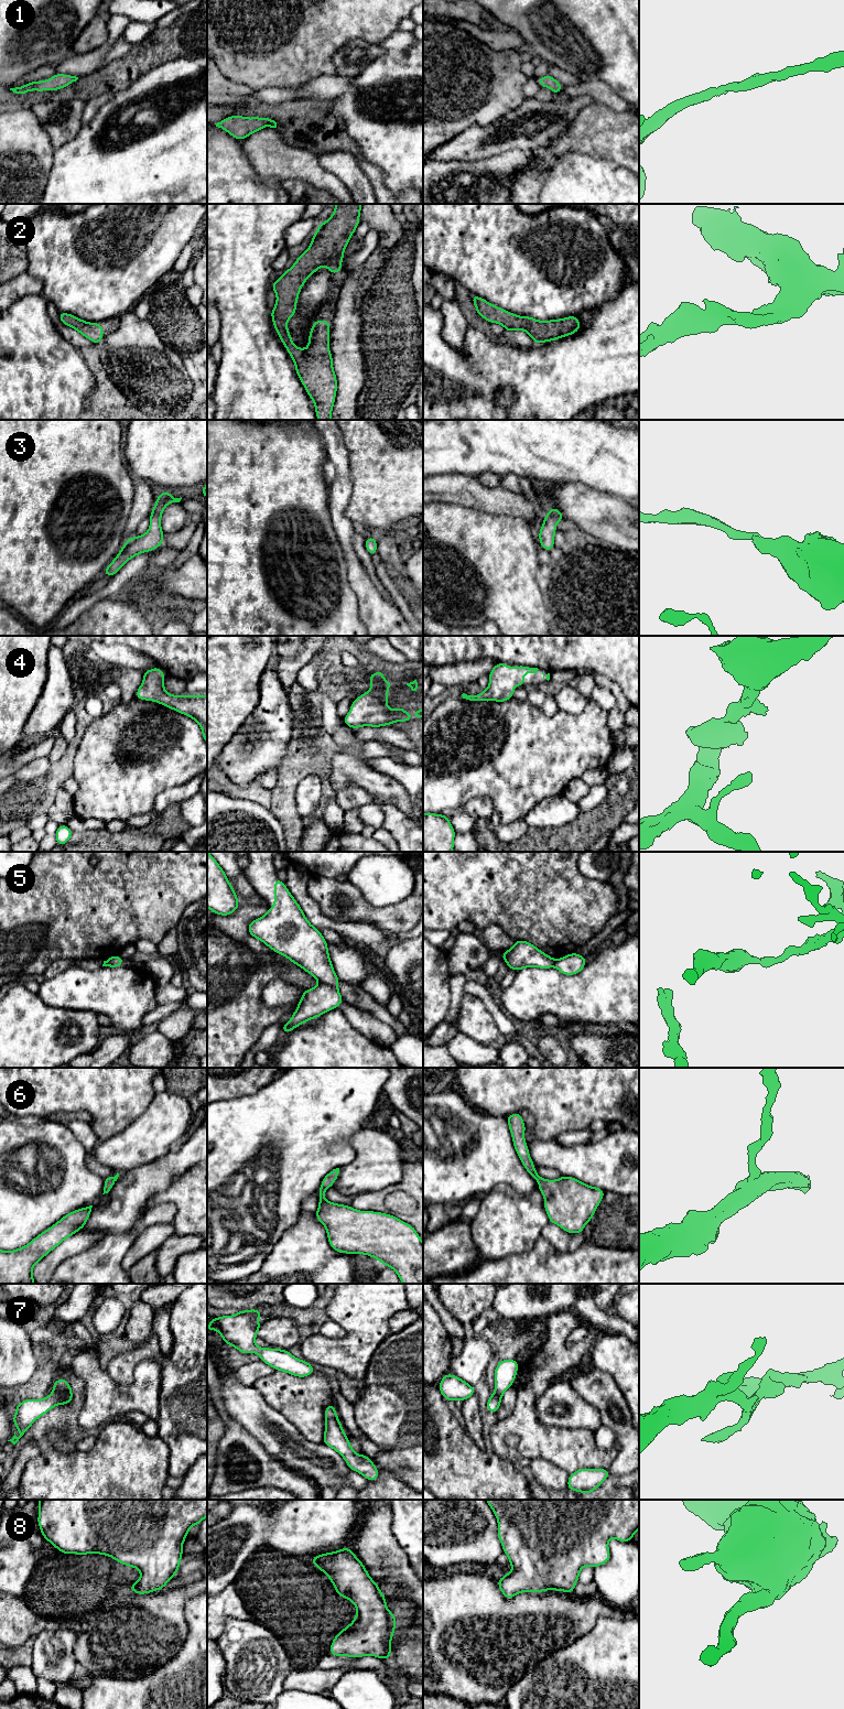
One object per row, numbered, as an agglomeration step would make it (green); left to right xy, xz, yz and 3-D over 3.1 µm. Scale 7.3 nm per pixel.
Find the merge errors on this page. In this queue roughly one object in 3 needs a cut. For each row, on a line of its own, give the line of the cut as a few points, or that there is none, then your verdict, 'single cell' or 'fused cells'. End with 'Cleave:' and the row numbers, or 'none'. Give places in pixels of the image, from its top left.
1: no cut; single cell
2: no cut; single cell
3: no cut; single cell
4: no cut; single cell
5: cut in xz along (320, 982), (336, 987); fused cells
6: no cut; single cell
7: no cut; single cell
8: no cut; single cell
Cleave: 5

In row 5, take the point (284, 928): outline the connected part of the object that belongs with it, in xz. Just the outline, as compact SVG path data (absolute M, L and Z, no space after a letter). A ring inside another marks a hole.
M274 879L274 906L248 926L249 934L286 956L320 983L337 987L327 942L306 919L283 881Z

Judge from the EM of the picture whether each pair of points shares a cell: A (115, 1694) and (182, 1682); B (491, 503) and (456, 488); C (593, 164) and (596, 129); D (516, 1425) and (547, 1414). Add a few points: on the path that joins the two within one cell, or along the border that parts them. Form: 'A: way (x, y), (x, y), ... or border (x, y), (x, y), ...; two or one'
A: way (131, 1694), (165, 1694); one
B: way (483, 498), (465, 490); one
C: border (569, 151), (608, 157), (618, 164); two
D: border (541, 1393), (537, 1417), (562, 1427); two

